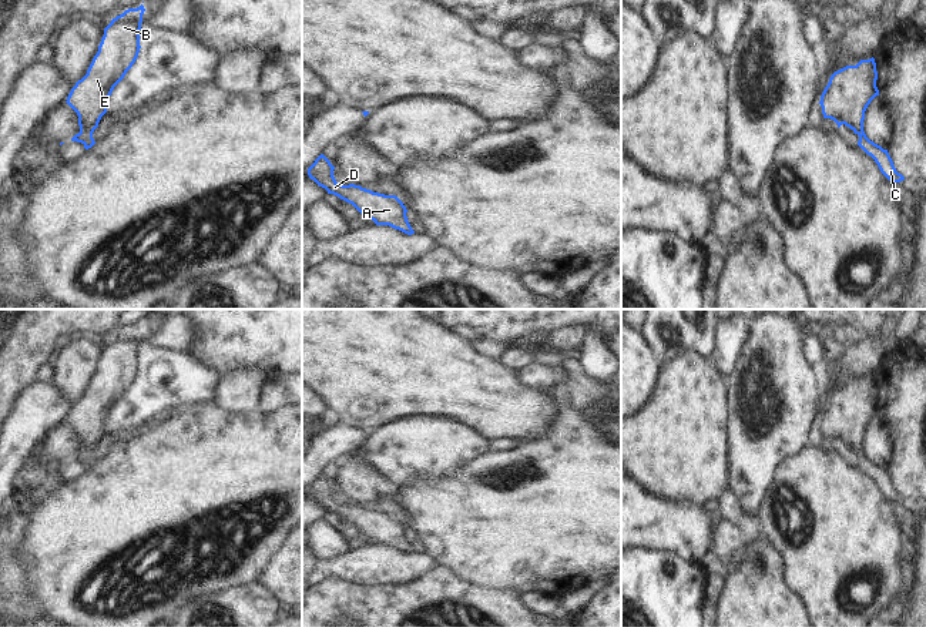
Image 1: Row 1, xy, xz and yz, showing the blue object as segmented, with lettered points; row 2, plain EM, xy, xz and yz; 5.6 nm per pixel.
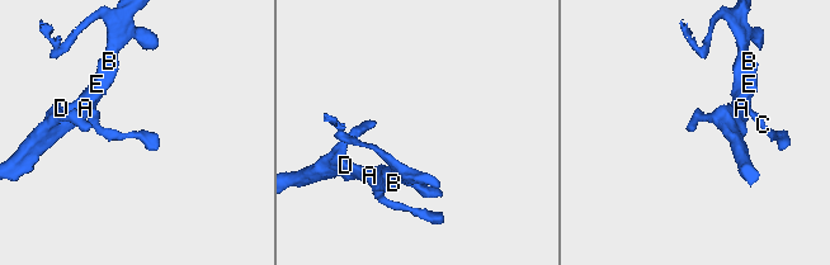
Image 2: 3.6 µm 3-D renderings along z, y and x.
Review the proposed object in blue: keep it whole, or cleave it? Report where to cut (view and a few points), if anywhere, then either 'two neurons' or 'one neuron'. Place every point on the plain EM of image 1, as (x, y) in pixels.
no cut | one neuron

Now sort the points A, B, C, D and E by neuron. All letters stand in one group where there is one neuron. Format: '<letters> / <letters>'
A B C D E

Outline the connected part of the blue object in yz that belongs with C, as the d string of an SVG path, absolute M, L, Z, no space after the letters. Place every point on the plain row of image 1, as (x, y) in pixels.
M873 376L860 379L856 385L846 385L831 395L819 423L823 437L833 439L838 447L845 443L858 453L858 465L875 479L880 492L890 502L900 502L905 496L896 490L888 469L870 460L863 450L865 430L870 420L879 415L876 399L878 390Z

